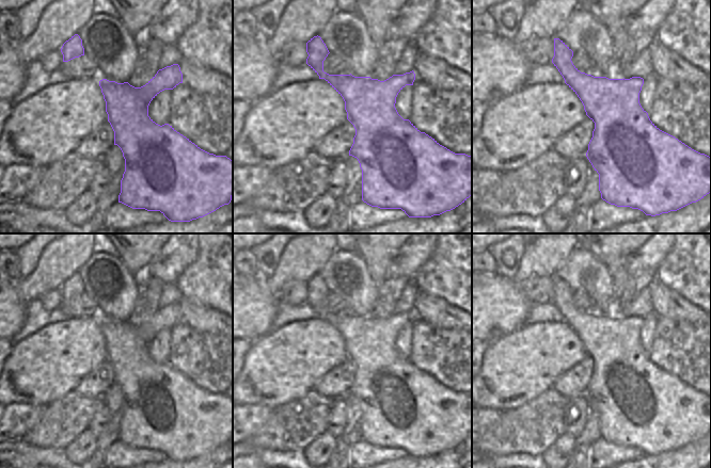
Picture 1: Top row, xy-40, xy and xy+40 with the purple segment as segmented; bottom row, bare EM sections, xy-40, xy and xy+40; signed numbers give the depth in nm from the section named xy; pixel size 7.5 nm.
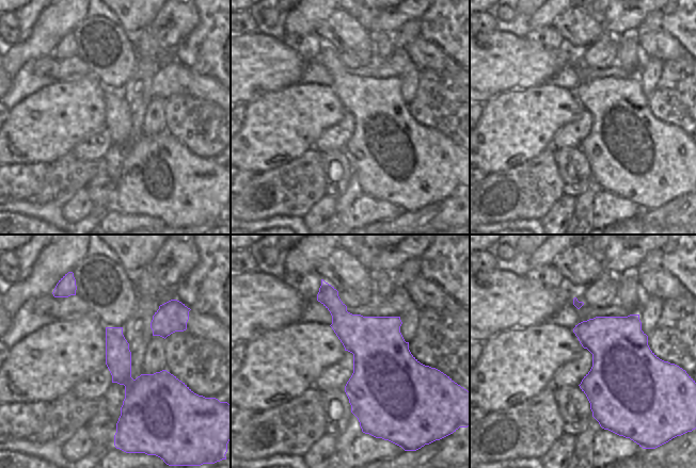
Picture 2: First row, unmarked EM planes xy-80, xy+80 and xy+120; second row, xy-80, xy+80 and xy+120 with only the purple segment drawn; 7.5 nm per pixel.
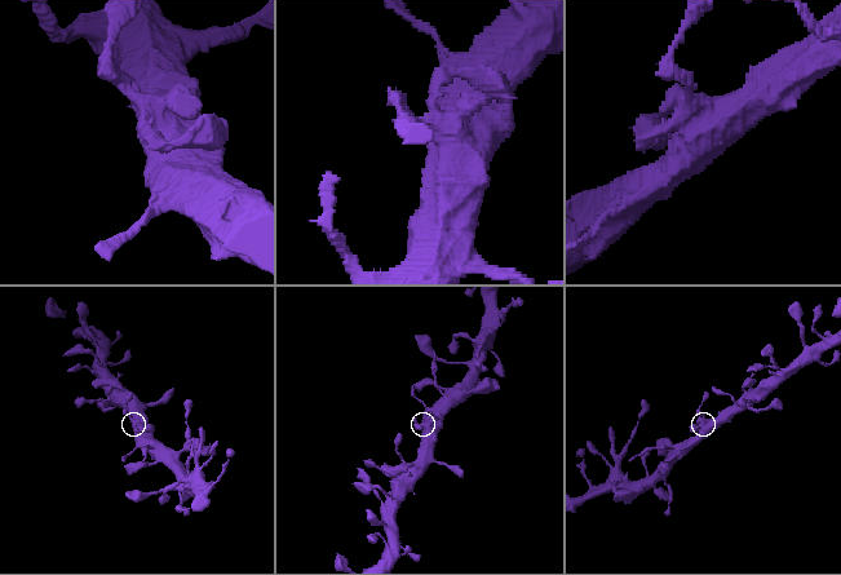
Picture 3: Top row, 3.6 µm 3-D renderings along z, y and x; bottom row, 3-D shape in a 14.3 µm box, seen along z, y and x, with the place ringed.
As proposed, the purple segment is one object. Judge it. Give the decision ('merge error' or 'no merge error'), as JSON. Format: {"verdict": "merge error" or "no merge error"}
{"verdict": "no merge error"}

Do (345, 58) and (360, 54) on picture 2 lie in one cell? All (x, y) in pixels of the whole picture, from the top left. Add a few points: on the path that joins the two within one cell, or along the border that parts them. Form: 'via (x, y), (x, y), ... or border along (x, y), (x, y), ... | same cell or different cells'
via (348, 58), (357, 58) | same cell

